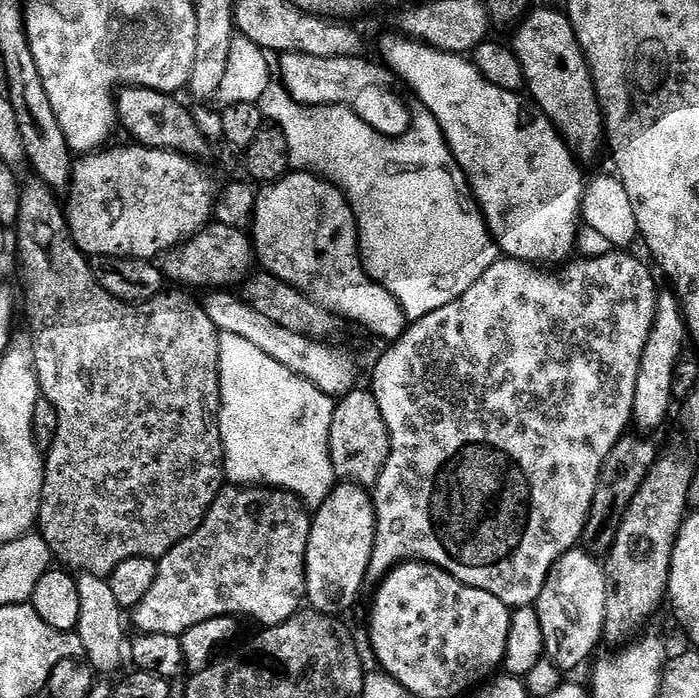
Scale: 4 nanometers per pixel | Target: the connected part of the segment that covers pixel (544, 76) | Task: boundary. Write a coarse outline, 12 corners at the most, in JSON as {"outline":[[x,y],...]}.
{"outline":[[563,11],[526,16],[535,107],[573,156],[606,144],[592,71]]}

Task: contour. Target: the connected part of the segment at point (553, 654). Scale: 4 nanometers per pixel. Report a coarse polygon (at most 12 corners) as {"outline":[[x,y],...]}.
{"outline":[[564,552],[534,605],[544,650],[570,672],[607,623],[601,561]]}

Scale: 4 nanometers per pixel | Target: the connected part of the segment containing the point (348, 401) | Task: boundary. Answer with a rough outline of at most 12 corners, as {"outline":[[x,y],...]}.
{"outline":[[371,391],[337,403],[332,472],[371,485],[392,437]]}

